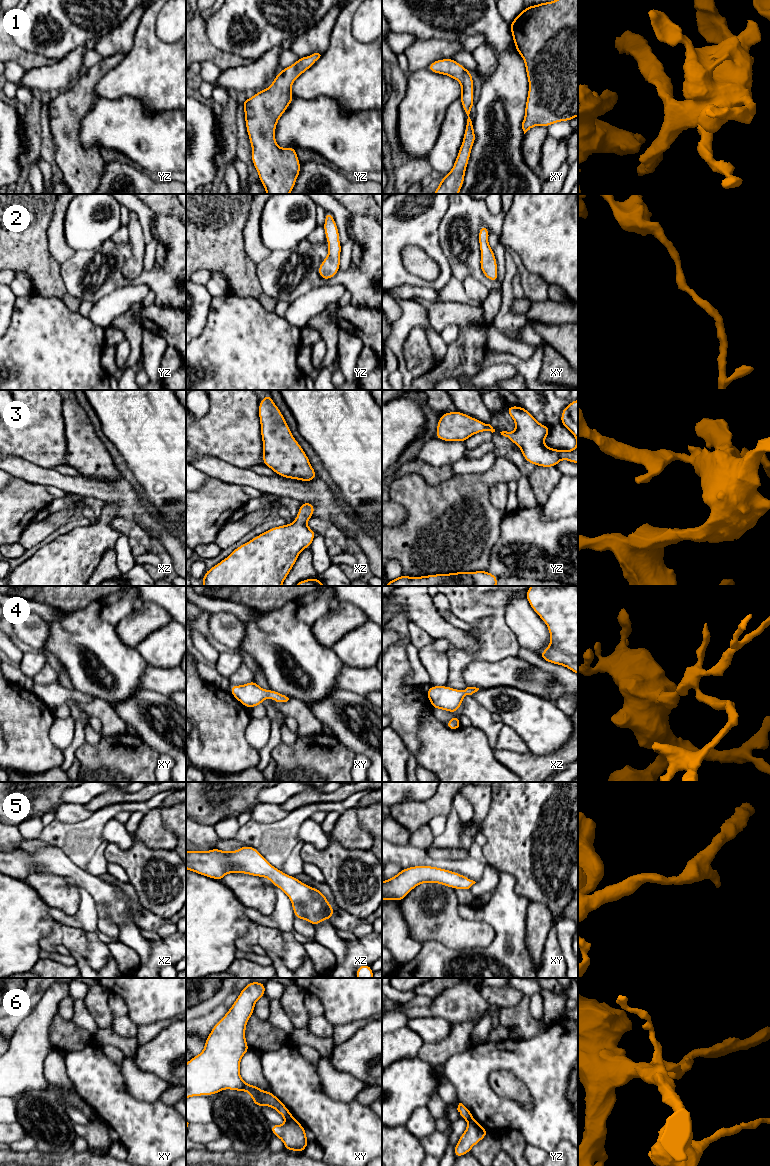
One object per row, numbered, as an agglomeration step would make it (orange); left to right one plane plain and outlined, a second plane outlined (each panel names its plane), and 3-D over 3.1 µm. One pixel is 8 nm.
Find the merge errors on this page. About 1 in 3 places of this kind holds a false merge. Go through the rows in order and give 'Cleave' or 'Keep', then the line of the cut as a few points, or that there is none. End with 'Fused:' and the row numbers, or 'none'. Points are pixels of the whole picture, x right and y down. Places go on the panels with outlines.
1: Keep. No split
2: Keep. No split
3: Keep. No split
4: Keep. No split
5: Keep. No split
6: Cleave. Split along xy (286, 1118), (294, 1119)
Fused: 6

